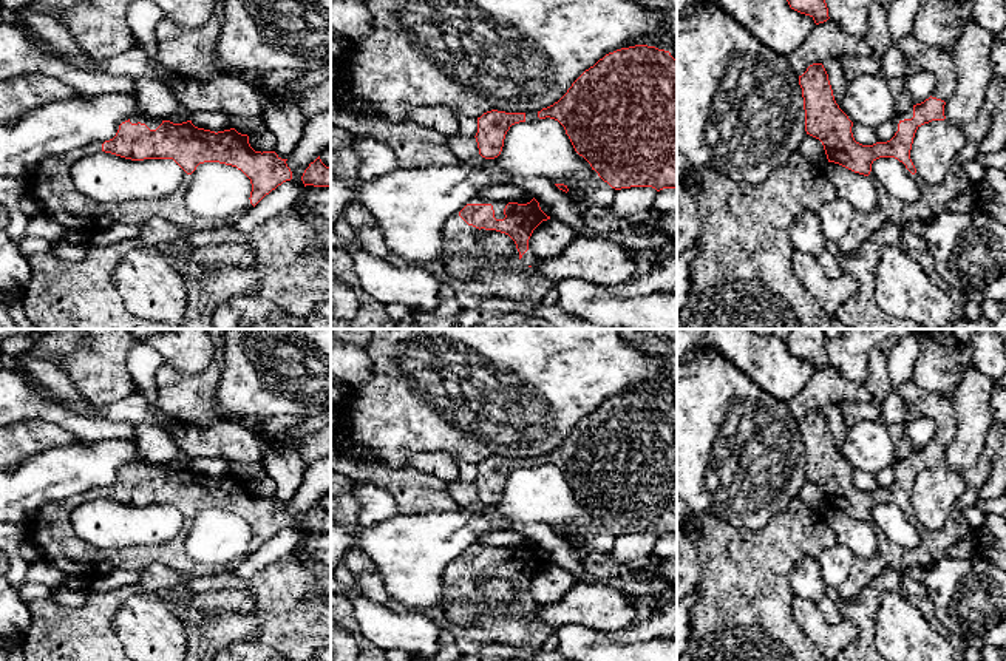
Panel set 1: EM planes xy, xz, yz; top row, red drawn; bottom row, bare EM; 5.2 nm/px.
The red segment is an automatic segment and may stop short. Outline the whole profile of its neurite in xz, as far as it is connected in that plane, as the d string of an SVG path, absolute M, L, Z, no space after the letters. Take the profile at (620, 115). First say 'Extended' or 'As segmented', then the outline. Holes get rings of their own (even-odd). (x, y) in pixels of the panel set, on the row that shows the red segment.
As segmented. M635 45L606 54L538 117L558 120L575 151L612 188L677 188L677 60L669 51Z

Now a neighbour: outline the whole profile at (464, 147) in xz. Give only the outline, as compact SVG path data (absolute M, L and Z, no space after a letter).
M456 134L450 137L450 147L459 161L467 161L470 158L479 156L476 137Z

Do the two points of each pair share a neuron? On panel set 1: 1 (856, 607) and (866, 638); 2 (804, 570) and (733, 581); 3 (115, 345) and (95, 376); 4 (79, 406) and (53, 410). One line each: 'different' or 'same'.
1: same
2: different
3: same
4: different

